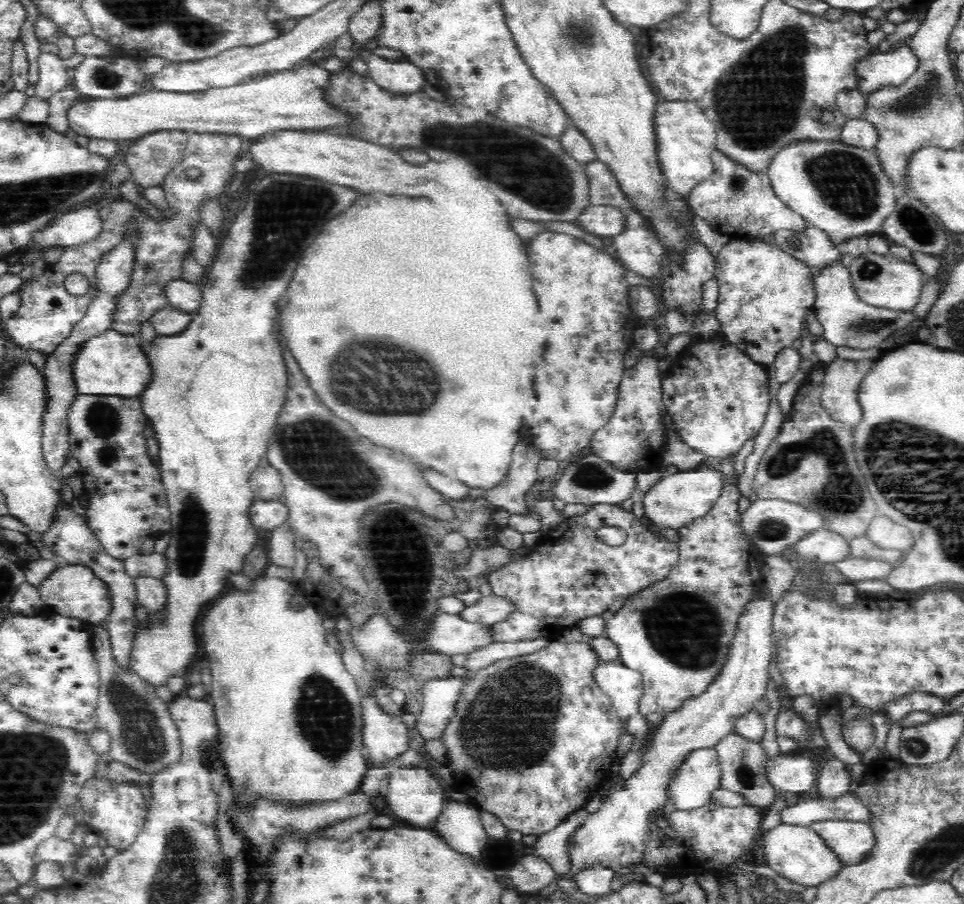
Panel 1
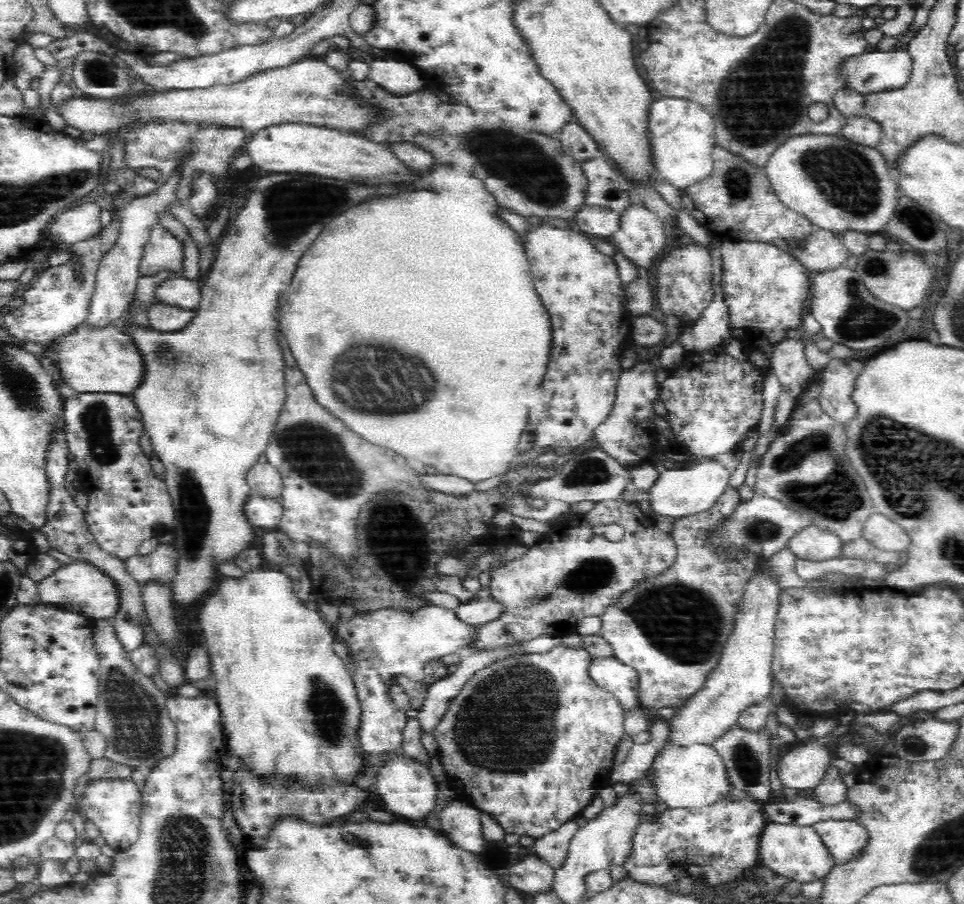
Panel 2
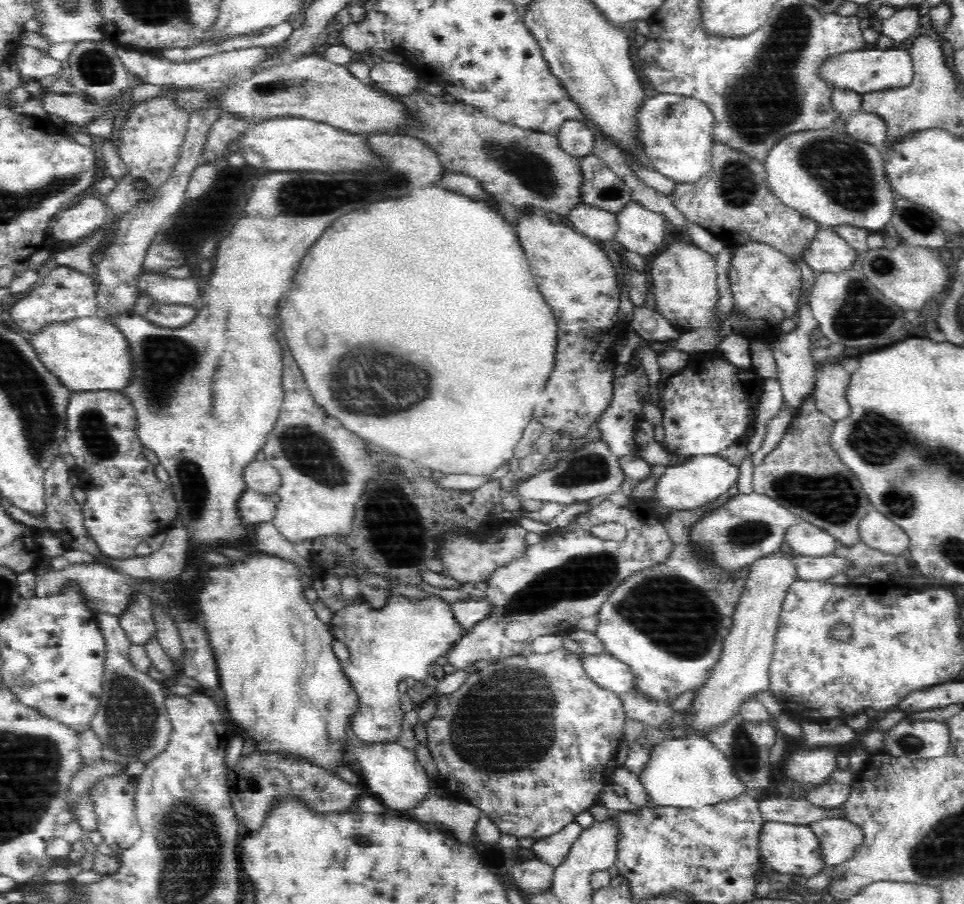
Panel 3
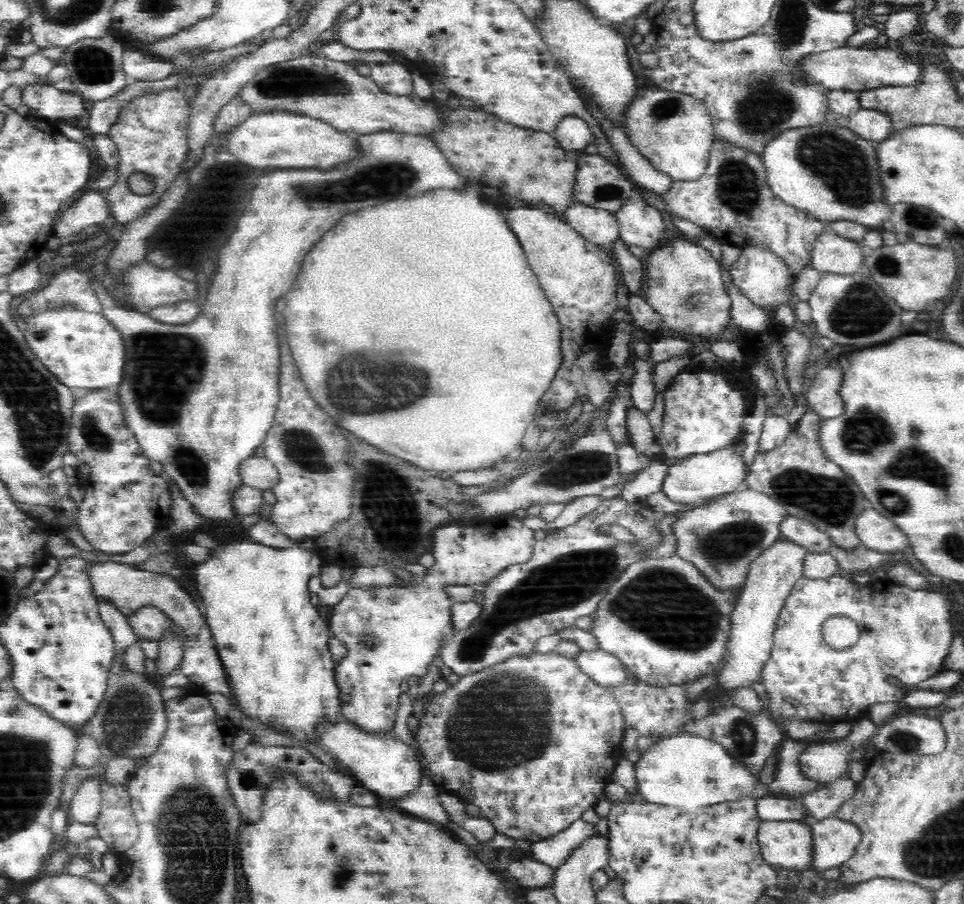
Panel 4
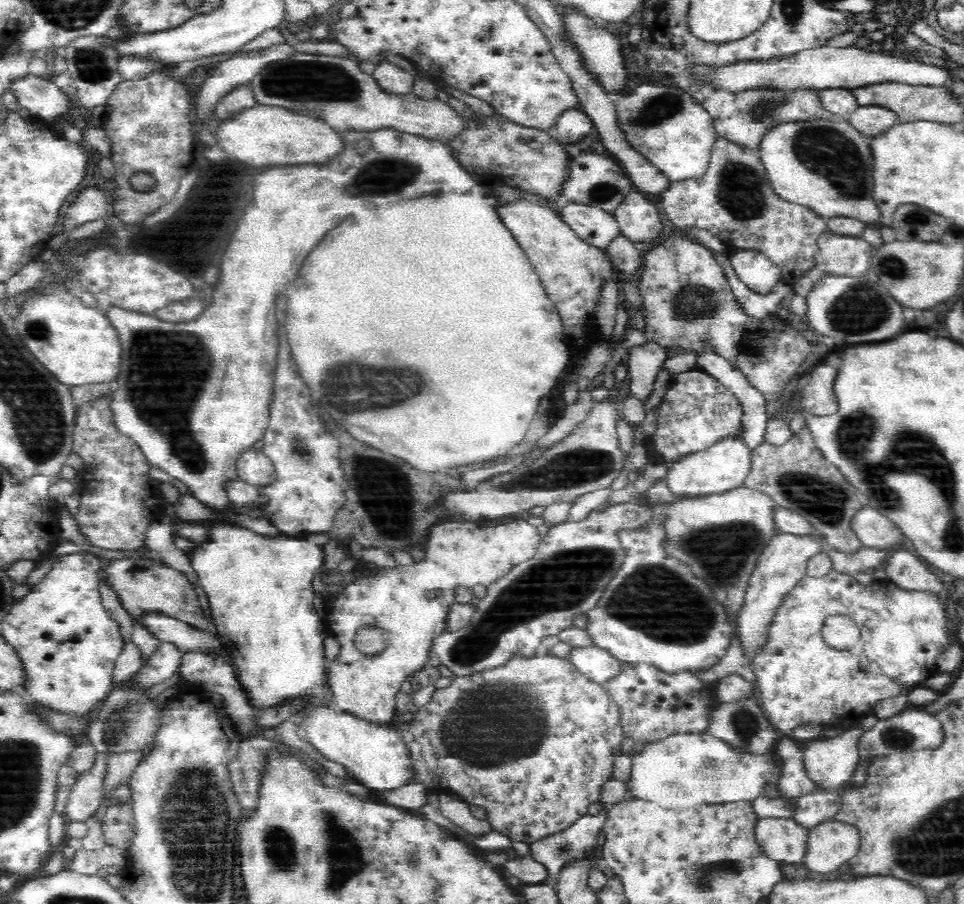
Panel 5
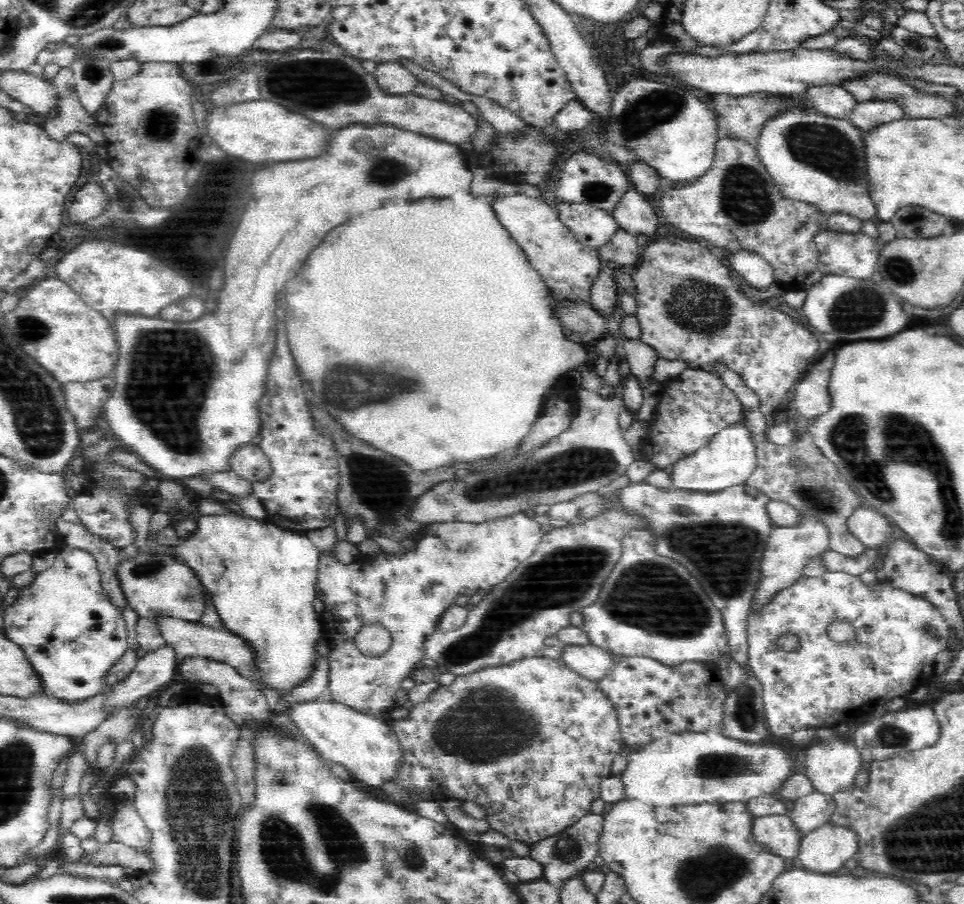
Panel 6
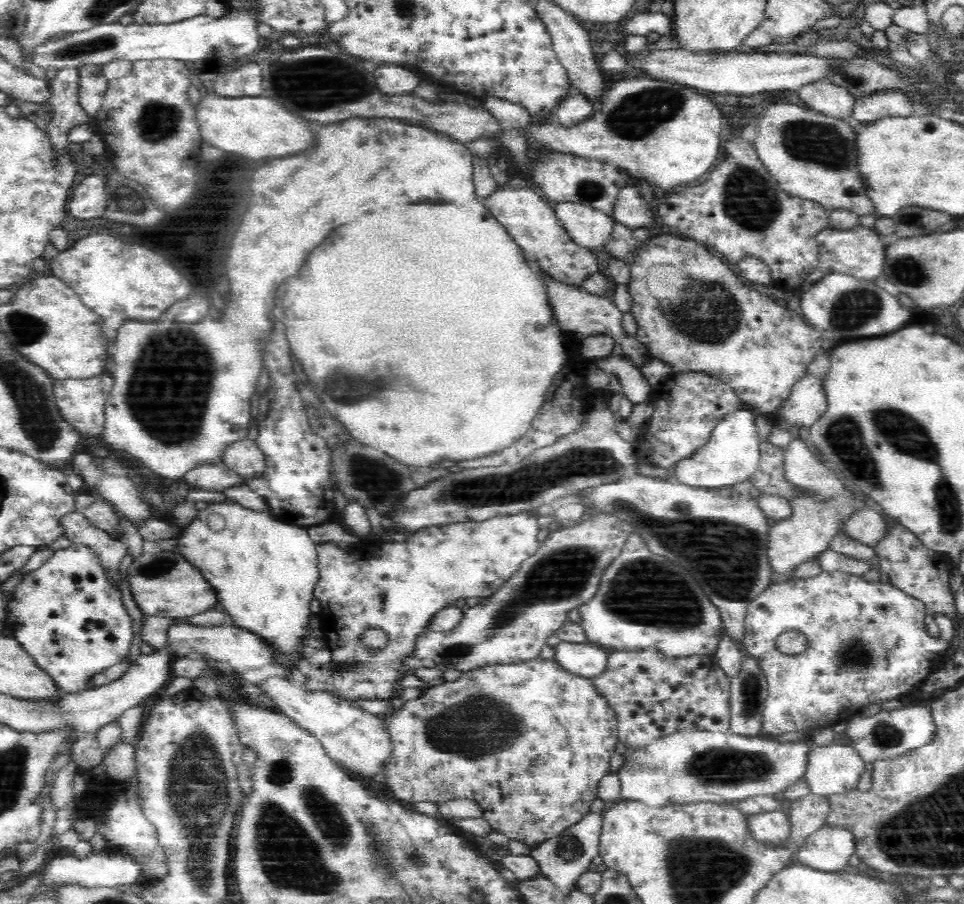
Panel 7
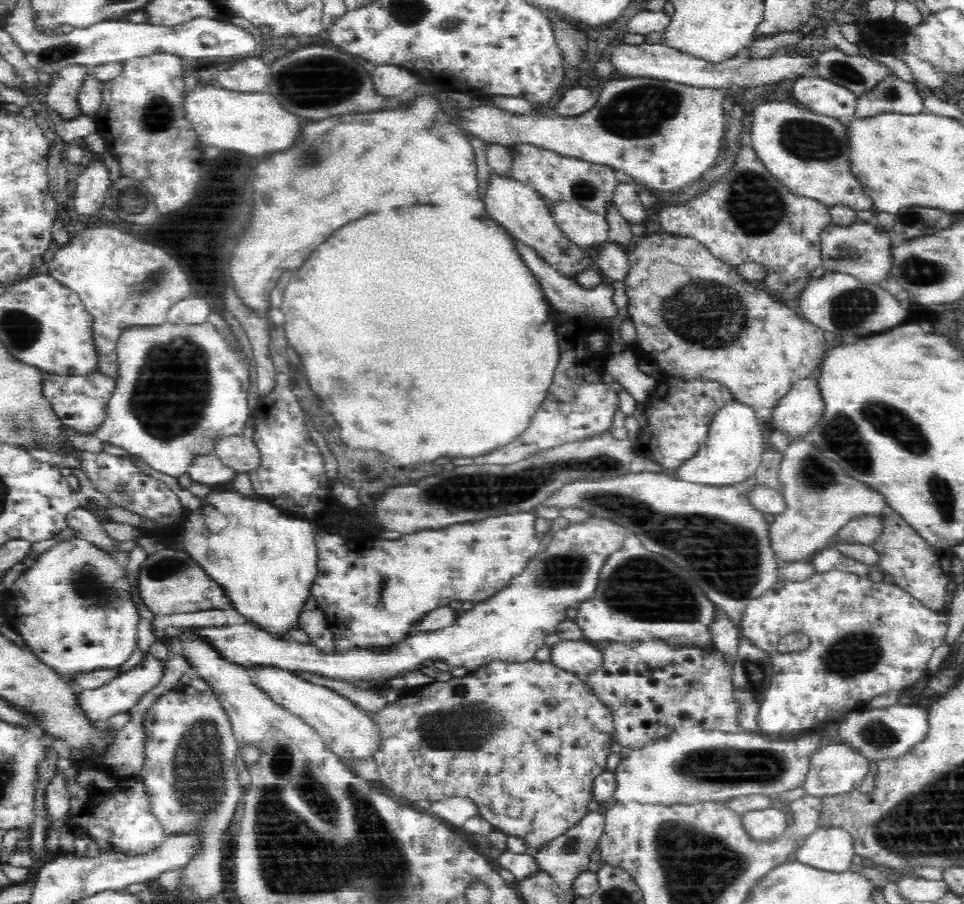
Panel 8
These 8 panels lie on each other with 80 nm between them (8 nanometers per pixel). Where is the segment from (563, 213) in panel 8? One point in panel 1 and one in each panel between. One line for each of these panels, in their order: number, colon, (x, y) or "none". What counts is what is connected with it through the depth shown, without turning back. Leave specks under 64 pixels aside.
1: (604, 221)
2: (595, 221)
3: (596, 223)
4: (598, 226)
5: (595, 226)
6: (593, 226)
7: (589, 227)

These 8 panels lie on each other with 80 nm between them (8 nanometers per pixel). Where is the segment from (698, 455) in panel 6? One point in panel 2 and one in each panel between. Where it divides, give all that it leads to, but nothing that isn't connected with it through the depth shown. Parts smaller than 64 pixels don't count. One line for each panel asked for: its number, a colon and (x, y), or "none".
2: (679, 493)
3: (691, 483)
4: (698, 478)
5: (724, 467)

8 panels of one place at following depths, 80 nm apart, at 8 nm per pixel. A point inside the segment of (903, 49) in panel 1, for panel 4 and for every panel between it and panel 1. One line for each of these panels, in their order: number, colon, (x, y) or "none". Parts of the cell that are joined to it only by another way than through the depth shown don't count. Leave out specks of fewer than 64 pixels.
2: (872, 72)
3: (867, 71)
4: (858, 69)

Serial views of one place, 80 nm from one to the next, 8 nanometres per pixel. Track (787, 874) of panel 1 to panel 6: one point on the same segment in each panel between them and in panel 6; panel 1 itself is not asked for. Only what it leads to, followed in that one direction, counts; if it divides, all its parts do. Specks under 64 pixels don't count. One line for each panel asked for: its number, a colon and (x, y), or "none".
2: (796, 852)
3: (793, 849)
4: (789, 845)
5: (784, 841)
6: (779, 834)

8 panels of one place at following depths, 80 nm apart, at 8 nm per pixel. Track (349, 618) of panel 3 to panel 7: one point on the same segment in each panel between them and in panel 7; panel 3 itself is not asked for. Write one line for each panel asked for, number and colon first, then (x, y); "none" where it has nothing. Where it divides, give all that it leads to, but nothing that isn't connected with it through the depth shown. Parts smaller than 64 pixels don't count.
4: (392, 633)
5: (410, 606)
6: (408, 598)
7: (401, 587)

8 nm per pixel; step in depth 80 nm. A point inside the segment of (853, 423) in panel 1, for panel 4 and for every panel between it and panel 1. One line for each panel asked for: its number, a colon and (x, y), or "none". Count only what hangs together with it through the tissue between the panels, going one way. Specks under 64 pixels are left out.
2: (838, 382)
3: (832, 382)
4: (823, 396)

